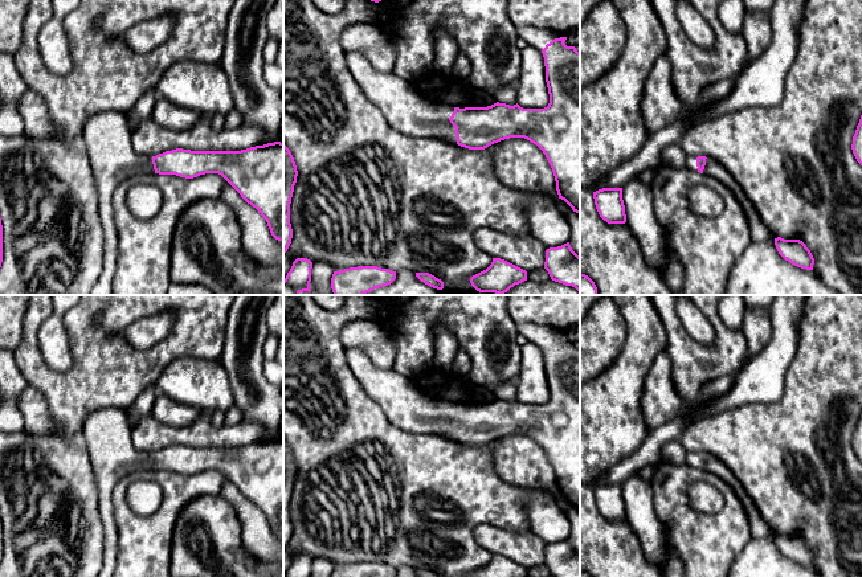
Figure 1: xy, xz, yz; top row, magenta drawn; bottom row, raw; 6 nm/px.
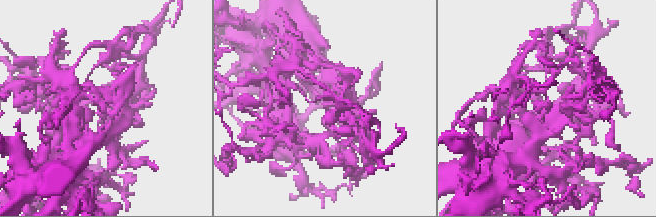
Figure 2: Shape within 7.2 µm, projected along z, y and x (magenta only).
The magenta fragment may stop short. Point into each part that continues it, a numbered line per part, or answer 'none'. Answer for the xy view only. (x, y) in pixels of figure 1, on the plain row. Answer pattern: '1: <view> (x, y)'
1: xy (111, 453)

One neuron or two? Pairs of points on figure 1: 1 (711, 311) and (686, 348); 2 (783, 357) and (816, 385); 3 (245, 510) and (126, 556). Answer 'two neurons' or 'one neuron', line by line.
1: one neuron
2: two neurons
3: two neurons

